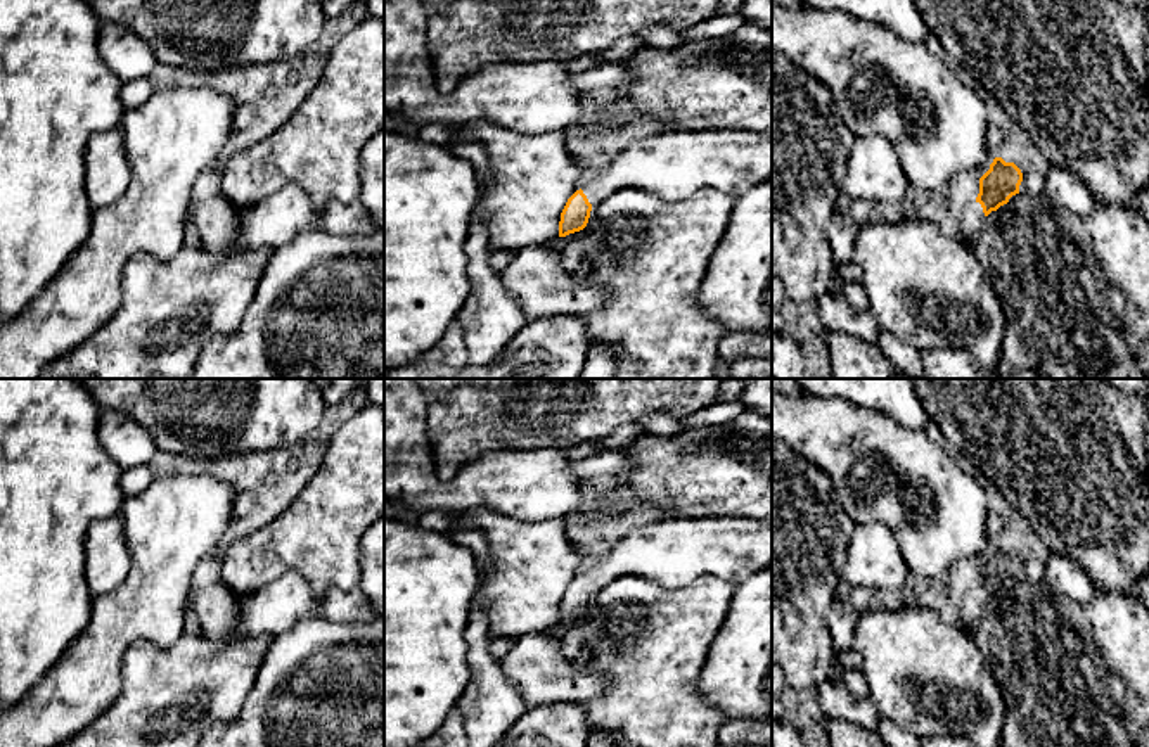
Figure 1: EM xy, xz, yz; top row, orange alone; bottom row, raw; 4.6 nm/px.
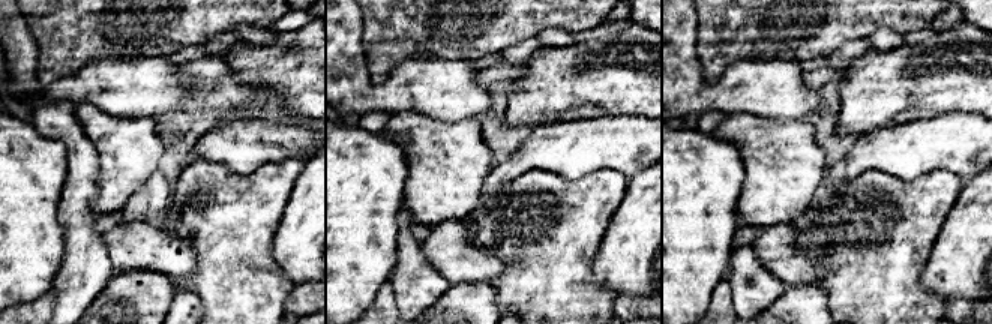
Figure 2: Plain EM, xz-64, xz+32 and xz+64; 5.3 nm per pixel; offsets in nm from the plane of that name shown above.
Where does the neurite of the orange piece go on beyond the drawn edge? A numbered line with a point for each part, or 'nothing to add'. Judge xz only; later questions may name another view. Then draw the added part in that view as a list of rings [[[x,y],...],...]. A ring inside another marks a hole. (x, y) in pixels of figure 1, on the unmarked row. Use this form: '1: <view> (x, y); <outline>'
1: xz (673, 552); [[[673,517],[632,529],[581,578],[592,593],[621,576],[640,576],[678,590],[703,574],[741,583],[770,564],[770,520]]]

